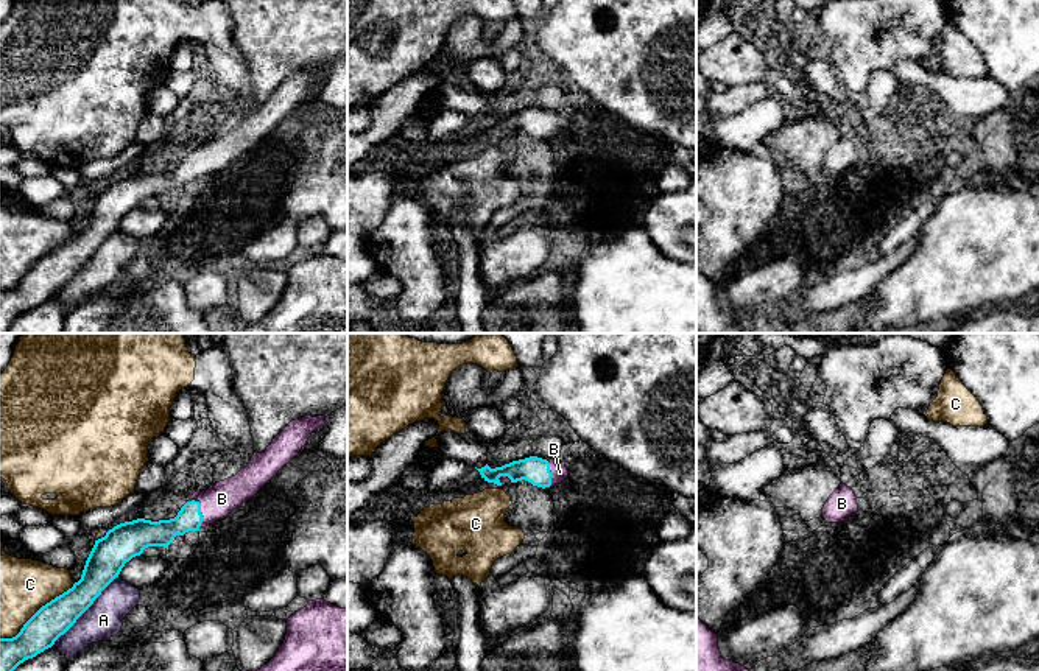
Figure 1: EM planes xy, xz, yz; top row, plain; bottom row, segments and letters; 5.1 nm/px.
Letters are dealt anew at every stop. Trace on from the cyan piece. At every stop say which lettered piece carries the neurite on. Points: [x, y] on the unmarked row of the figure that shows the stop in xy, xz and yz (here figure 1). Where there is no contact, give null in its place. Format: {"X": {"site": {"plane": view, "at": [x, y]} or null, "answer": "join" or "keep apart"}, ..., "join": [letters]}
{"A": {"site": {"plane": "xy", "at": [86, 260]}, "answer": "keep apart"}, "B": {"site": {"plane": "xy", "at": [200, 164]}, "answer": "join"}, "C": {"site": {"plane": "xy", "at": [36, 263]}, "answer": "keep apart"}, "join": ["B"]}

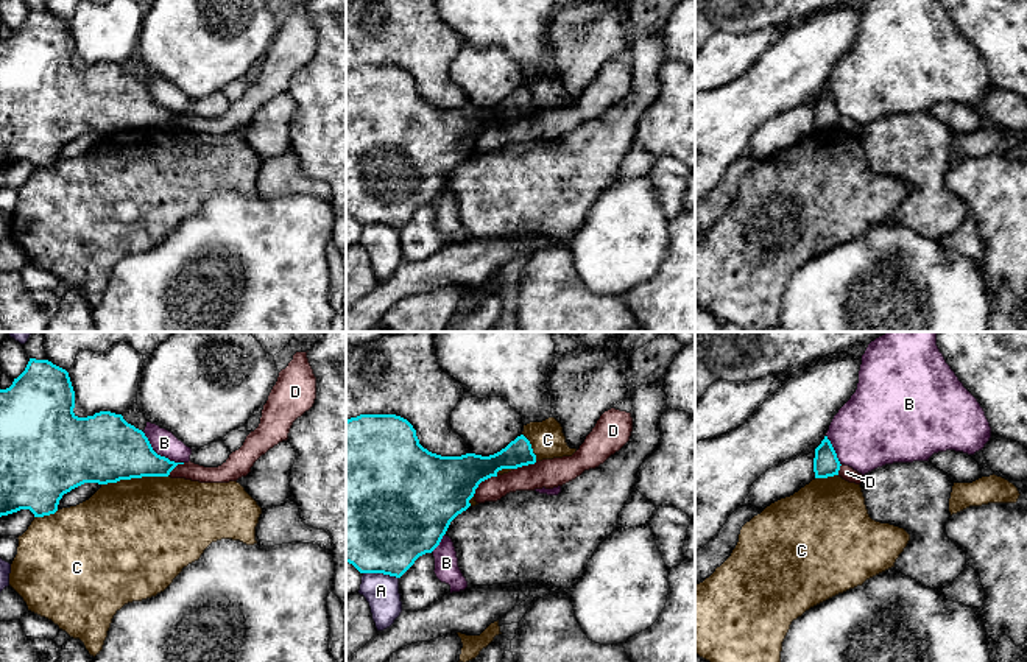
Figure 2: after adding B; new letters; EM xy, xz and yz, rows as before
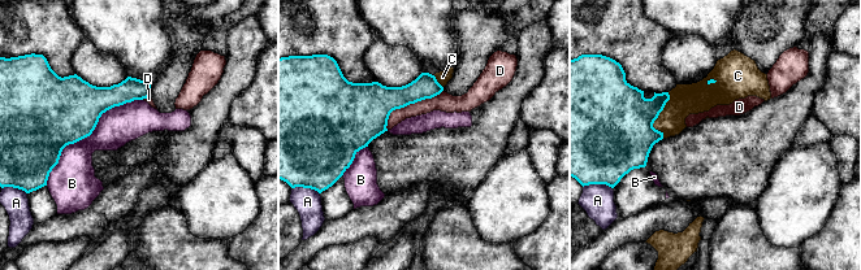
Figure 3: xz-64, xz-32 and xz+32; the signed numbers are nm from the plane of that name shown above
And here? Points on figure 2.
{"A": {"site": {"plane": "xz", "at": [381, 223]}, "answer": "keep apart"}, "B": {"site": {"plane": "xy", "at": [159, 106]}, "answer": "keep apart"}, "C": {"site": {"plane": "xy", "at": [134, 128]}, "answer": "keep apart"}, "D": {"site": {"plane": "xz", "at": [482, 131]}, "answer": "keep apart"}, "join": []}

